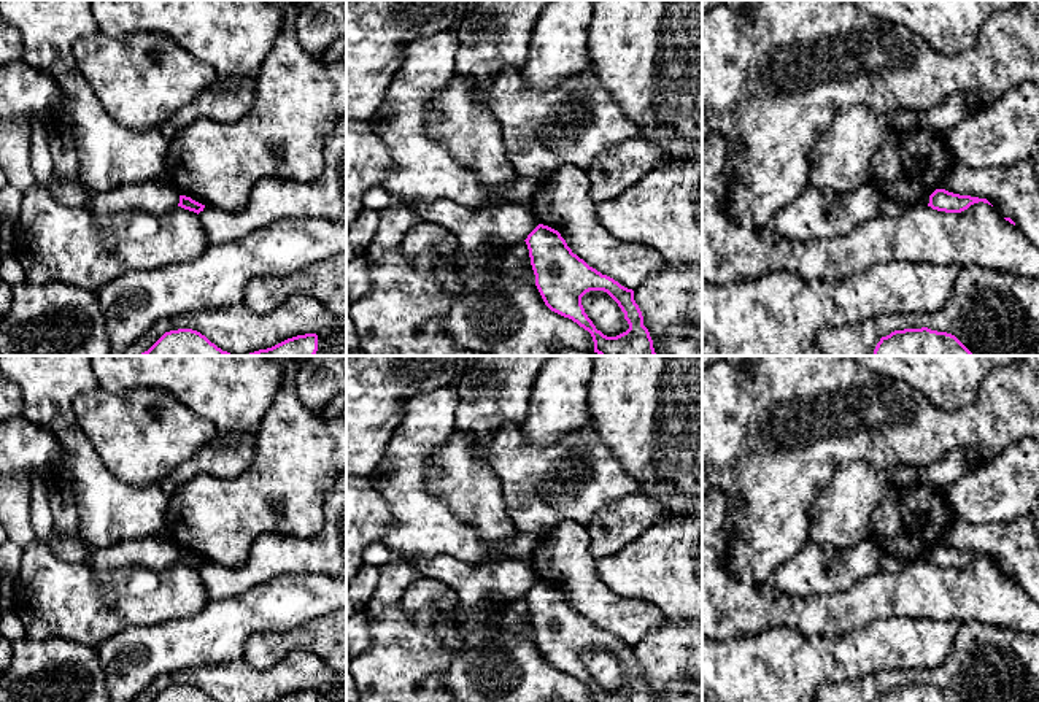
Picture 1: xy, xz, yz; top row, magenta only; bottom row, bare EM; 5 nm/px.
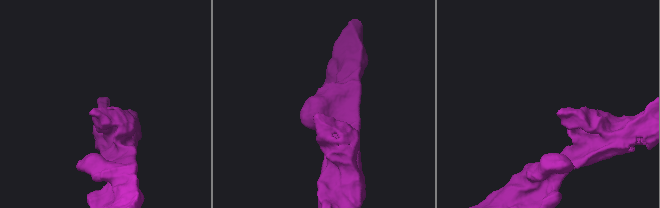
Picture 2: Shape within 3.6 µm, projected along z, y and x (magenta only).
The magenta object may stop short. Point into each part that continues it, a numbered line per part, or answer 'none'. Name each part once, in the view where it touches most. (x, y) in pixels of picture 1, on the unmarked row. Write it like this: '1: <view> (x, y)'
none

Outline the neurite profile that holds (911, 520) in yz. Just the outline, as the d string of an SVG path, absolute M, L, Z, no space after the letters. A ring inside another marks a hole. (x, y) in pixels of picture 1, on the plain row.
M893 483L890 496L871 515L871 540L882 553L910 562L931 551L953 519L944 491Z

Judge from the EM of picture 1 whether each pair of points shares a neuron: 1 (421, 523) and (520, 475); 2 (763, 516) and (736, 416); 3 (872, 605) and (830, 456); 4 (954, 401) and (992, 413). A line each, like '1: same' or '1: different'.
1: different
2: same
3: different
4: different

